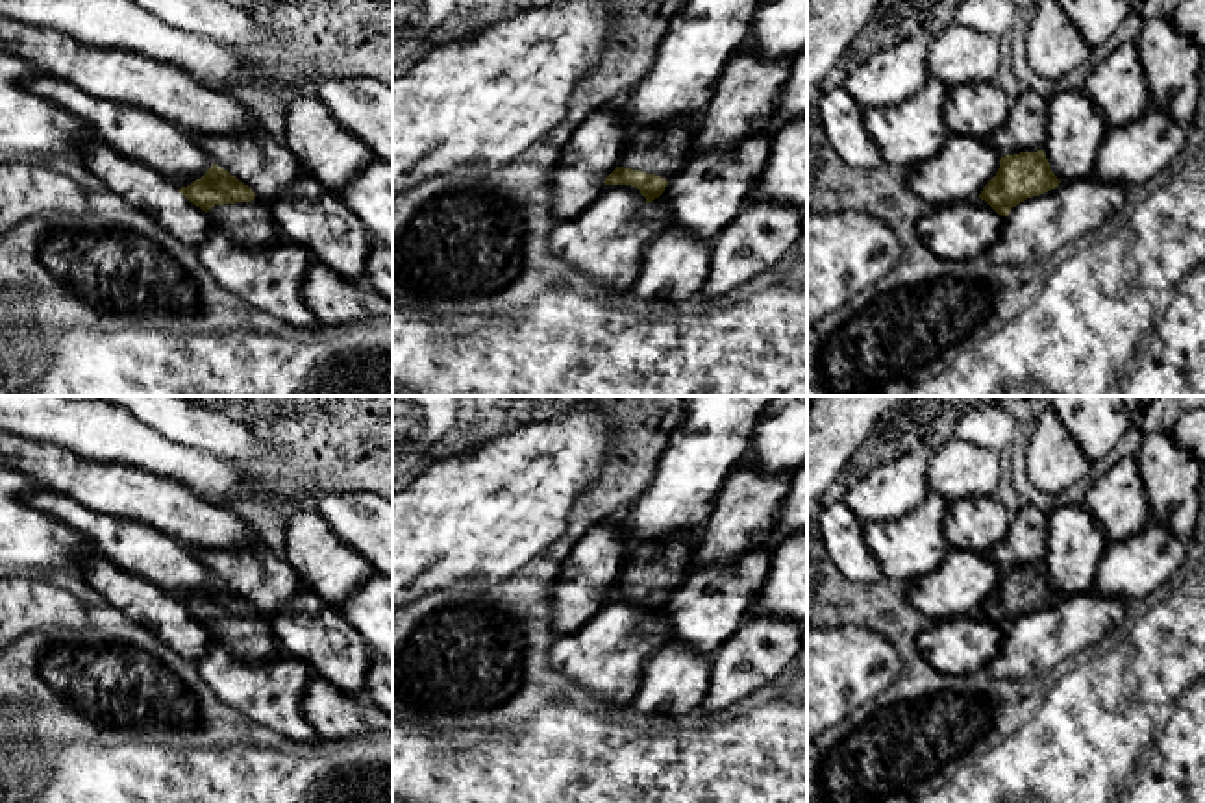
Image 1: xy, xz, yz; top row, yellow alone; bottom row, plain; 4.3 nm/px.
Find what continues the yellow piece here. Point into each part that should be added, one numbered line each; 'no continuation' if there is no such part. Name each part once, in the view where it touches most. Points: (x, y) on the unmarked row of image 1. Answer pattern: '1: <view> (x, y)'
1: xy (250, 639)

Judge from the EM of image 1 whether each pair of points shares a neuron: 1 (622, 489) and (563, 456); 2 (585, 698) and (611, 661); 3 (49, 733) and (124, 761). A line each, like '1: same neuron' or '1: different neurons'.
1: different neurons
2: different neurons
3: different neurons

